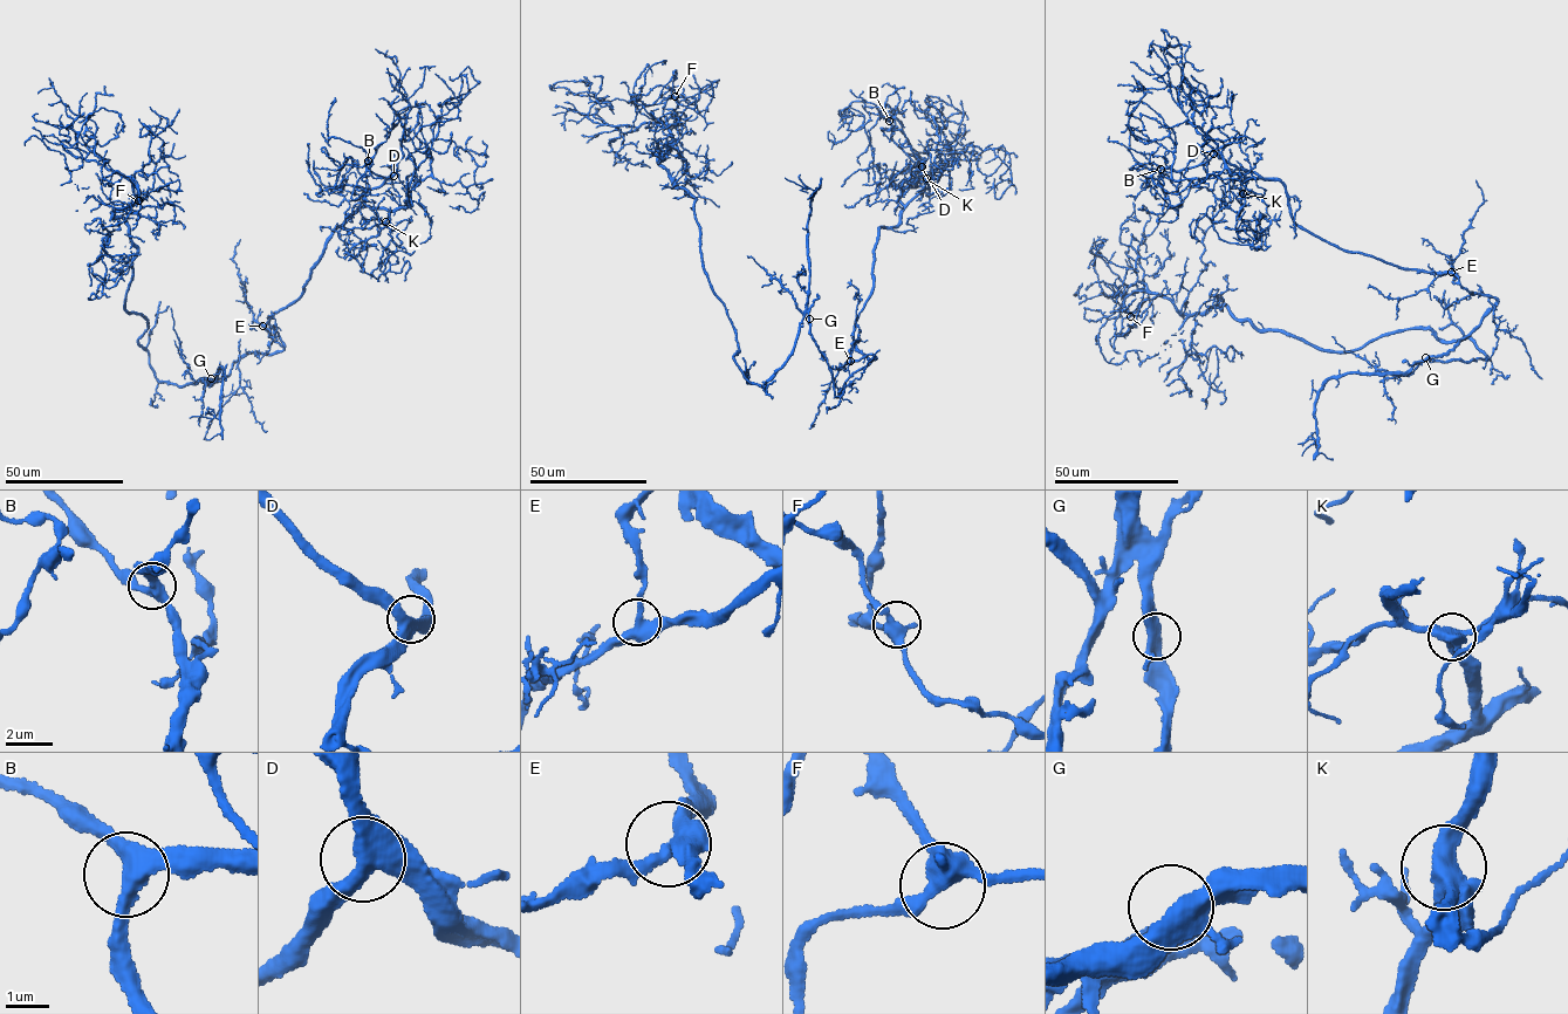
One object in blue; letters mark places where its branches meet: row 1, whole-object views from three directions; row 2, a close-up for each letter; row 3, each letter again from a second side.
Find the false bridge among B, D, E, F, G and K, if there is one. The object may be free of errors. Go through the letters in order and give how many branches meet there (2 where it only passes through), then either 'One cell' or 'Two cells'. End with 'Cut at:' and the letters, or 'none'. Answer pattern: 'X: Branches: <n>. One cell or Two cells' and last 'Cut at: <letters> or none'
B: Branches: 3. One cell
D: Branches: 3. One cell
E: Branches: 3. One cell
F: Branches: 3. One cell
G: Branches: 3. One cell
K: Branches: 3. One cell
Cut at: none

